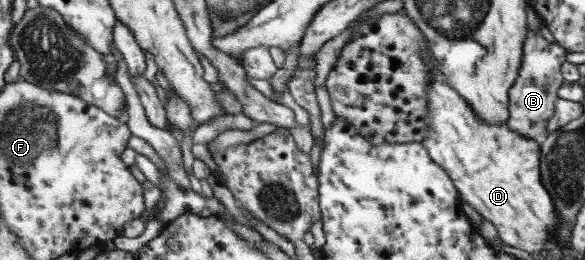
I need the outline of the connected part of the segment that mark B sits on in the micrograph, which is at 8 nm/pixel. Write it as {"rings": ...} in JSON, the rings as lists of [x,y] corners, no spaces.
{"rings":[[[527,28],[525,44],[523,44],[523,58],[517,80],[509,88],[509,119],[507,125],[521,136],[535,139],[547,131],[547,123],[554,116],[555,103],[557,103],[557,89],[564,83],[562,66],[567,51],[553,40],[545,40],[541,32]]]}

